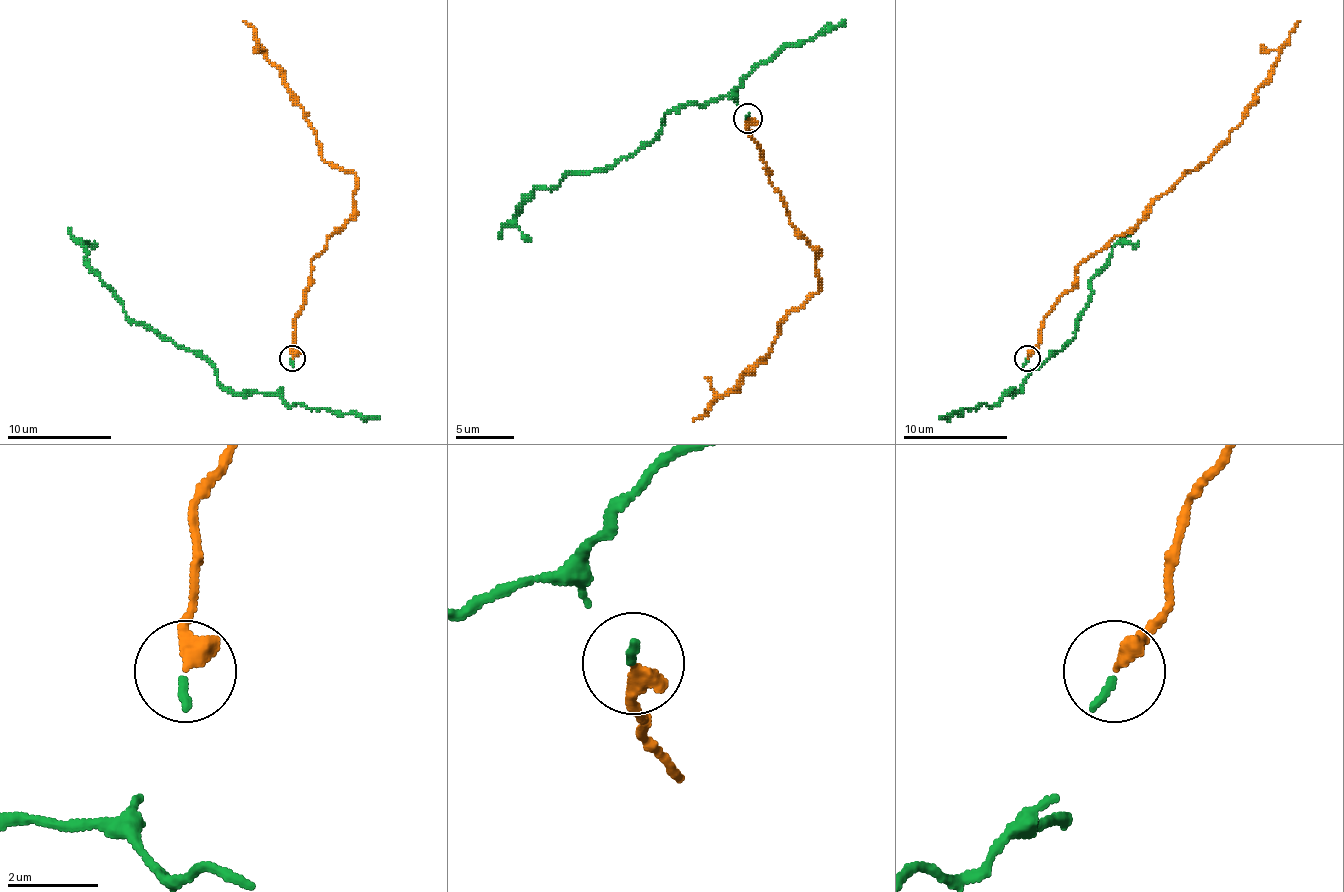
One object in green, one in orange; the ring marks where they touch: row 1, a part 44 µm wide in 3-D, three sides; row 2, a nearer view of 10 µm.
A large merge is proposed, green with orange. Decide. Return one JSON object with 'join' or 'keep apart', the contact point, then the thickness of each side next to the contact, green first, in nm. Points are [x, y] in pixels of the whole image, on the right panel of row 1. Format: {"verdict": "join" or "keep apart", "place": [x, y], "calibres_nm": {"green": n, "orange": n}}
{"verdict": "join", "place": [1027, 358], "calibres_nm": {"green": 160, "orange": 400}}

